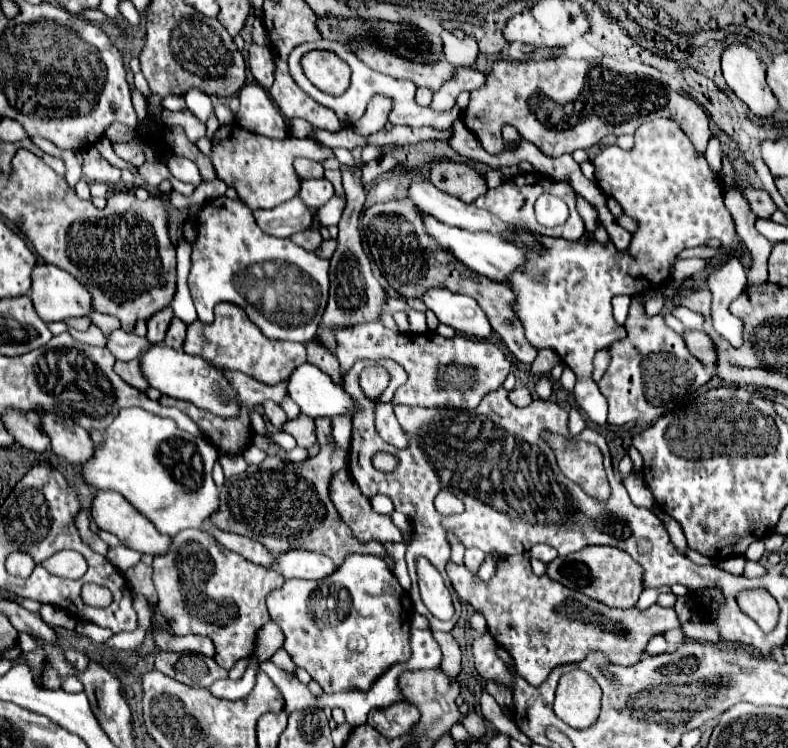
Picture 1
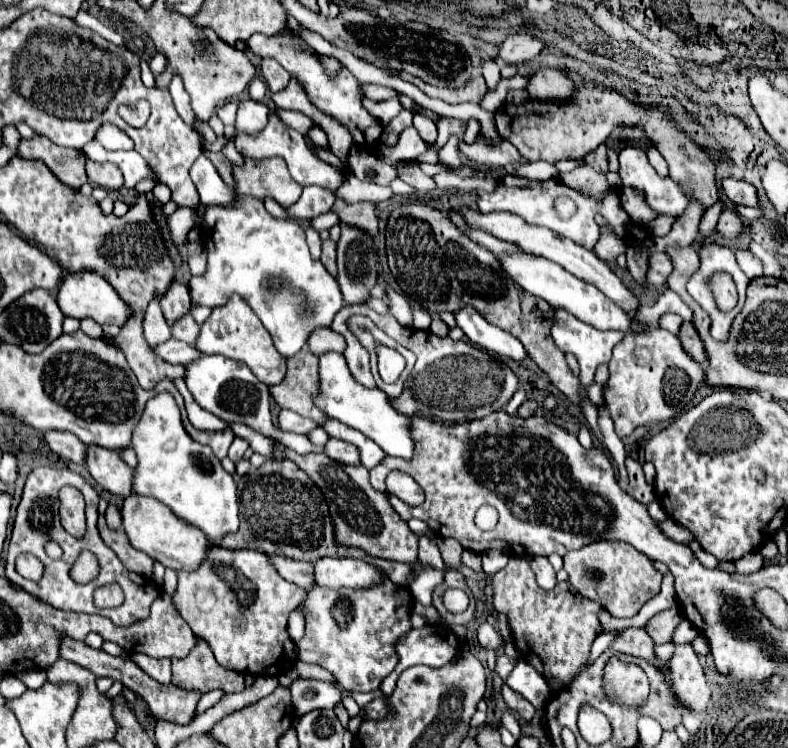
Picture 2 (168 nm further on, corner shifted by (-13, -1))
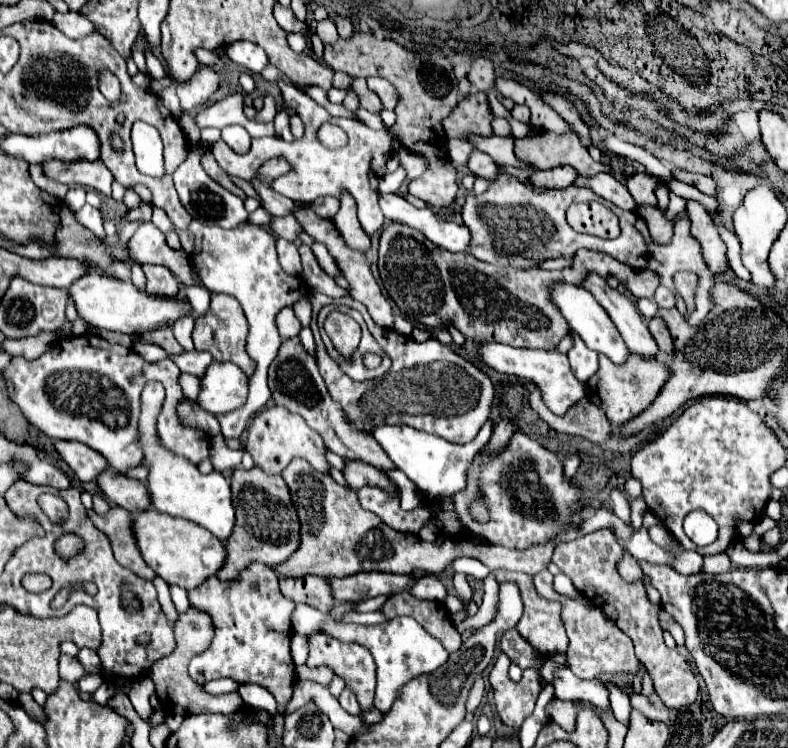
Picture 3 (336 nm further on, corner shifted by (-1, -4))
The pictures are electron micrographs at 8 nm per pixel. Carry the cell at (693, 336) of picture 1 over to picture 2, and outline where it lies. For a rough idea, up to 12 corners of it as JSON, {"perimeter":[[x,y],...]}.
{"perimeter":[[683,322],[679,340],[685,352],[701,366],[707,364],[705,348],[693,322]]}

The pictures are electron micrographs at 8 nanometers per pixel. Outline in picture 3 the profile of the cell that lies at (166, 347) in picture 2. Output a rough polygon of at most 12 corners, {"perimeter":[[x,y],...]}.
{"perimeter":[[207,351],[171,355],[183,373],[205,375],[213,355]]}

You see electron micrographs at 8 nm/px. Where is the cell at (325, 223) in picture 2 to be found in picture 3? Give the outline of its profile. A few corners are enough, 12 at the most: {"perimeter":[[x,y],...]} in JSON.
{"perimeter":[[293,215],[269,219],[277,237],[295,241],[303,231]]}

